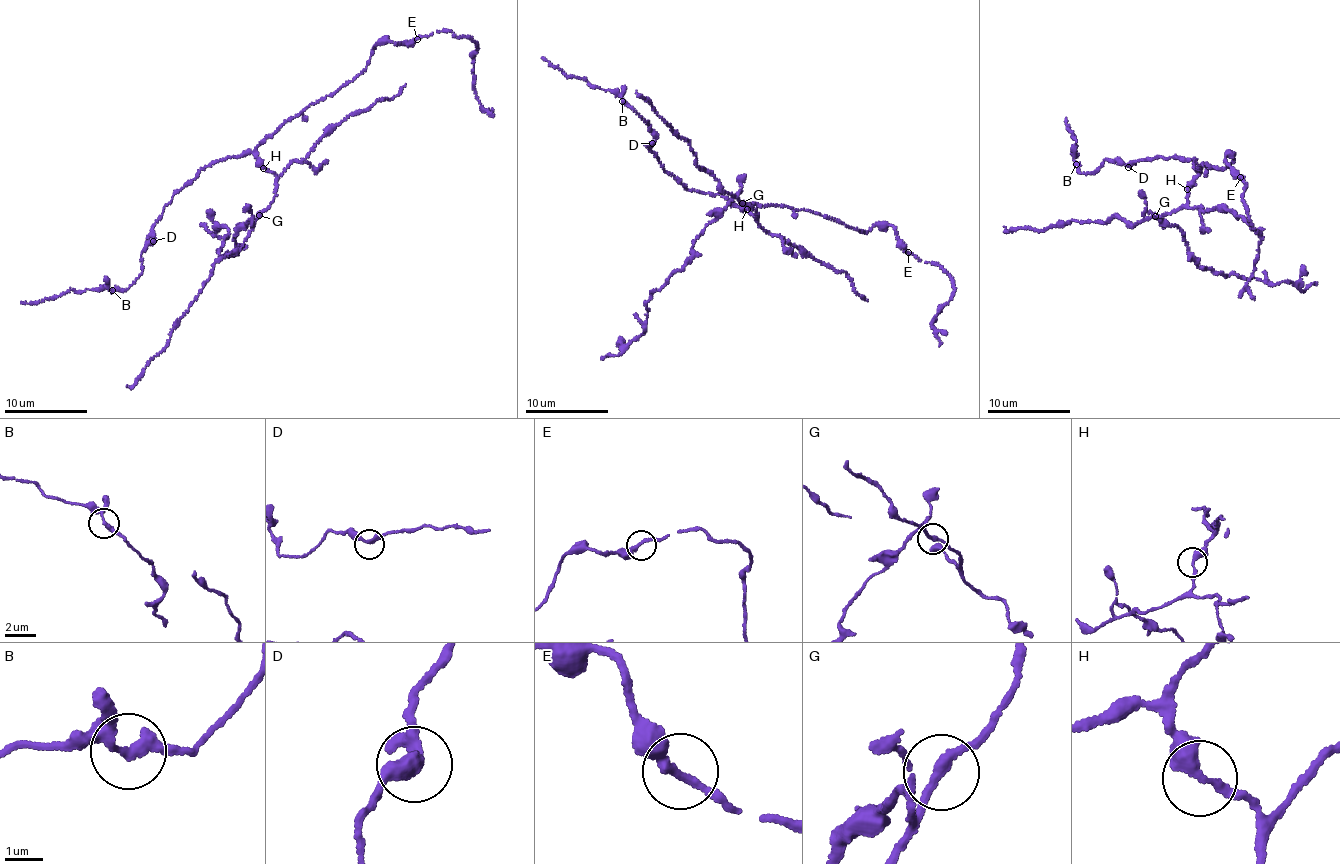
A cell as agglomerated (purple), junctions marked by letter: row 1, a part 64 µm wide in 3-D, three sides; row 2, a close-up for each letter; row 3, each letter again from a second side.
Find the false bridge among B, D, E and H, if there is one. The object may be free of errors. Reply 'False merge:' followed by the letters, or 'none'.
False merge: H

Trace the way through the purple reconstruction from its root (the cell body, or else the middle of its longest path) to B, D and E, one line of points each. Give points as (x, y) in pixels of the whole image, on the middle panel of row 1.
B: (760, 206), (743, 208), (724, 196), (687, 189), (651, 150), (655, 133), (648, 121), (622, 101)
D: (760, 206), (743, 208), (724, 196), (687, 189), (664, 170), (657, 153), (651, 150), (652, 143)
E: (760, 206), (773, 204), (803, 210), (865, 232), (877, 226), (892, 226), (908, 252)

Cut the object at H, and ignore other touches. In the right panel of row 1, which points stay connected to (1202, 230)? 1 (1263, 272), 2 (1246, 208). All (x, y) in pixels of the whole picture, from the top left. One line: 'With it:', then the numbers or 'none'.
With it: 1

